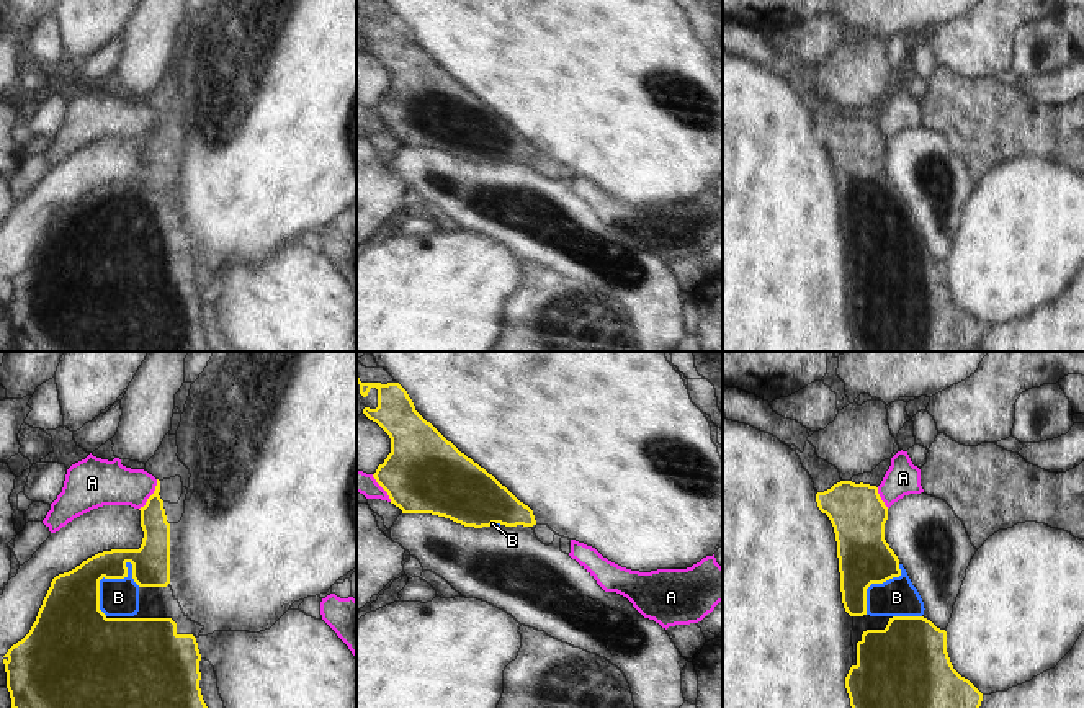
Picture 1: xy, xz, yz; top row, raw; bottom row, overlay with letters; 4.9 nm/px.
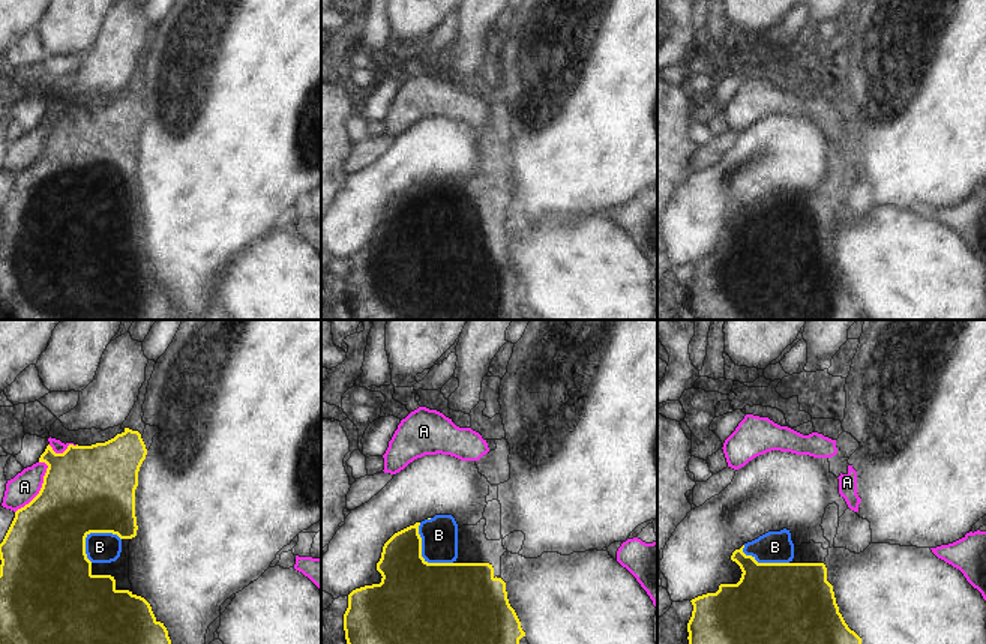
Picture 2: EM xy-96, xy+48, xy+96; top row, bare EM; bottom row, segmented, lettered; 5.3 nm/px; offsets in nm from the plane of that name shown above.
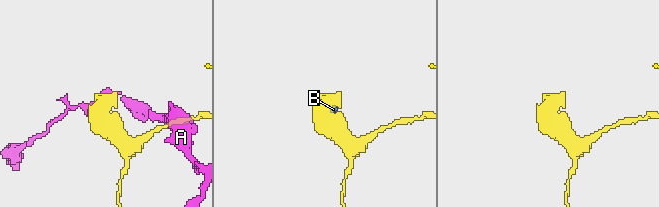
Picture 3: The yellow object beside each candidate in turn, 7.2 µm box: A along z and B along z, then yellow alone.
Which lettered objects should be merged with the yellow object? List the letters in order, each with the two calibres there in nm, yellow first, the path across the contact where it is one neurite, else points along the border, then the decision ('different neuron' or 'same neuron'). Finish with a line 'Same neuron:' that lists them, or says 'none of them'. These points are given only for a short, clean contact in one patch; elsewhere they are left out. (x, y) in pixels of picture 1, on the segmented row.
A: calibres 140 and 220 nm; different neuron
B: calibres 300 and 190 nm; way xy (69, 617), (102, 578), (118, 597); same neuron
Same neuron: B

